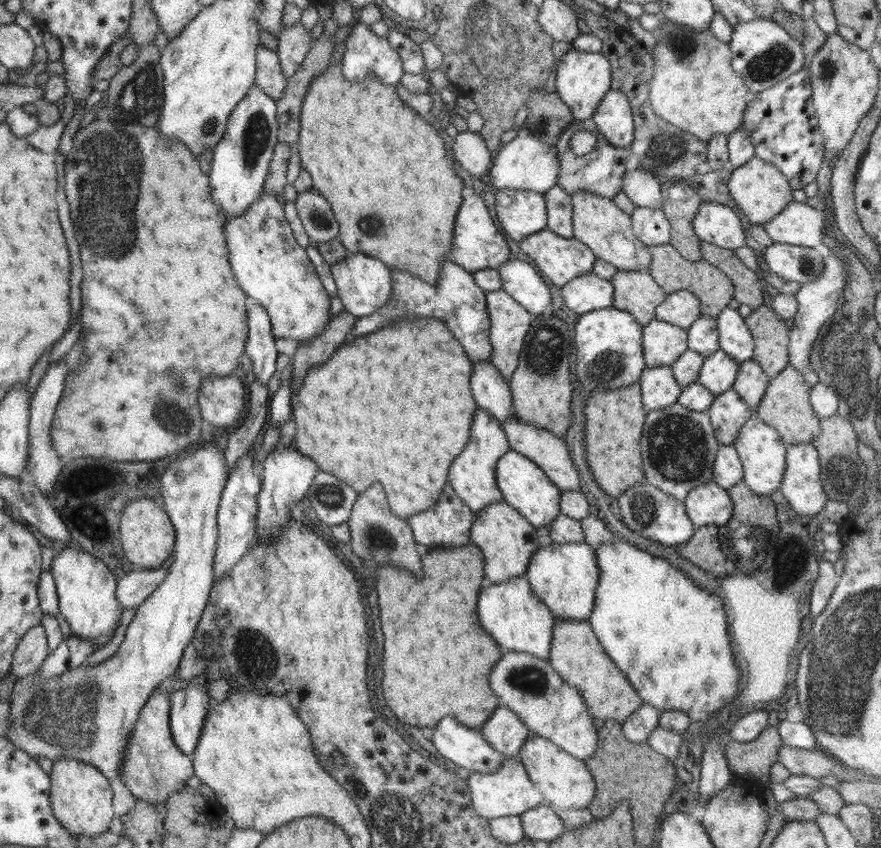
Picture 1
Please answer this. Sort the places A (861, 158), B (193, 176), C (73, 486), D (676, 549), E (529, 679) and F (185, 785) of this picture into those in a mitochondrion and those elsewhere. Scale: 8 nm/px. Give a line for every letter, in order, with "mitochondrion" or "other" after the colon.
A: other
B: other
C: other
D: other
E: mitochondrion
F: other

